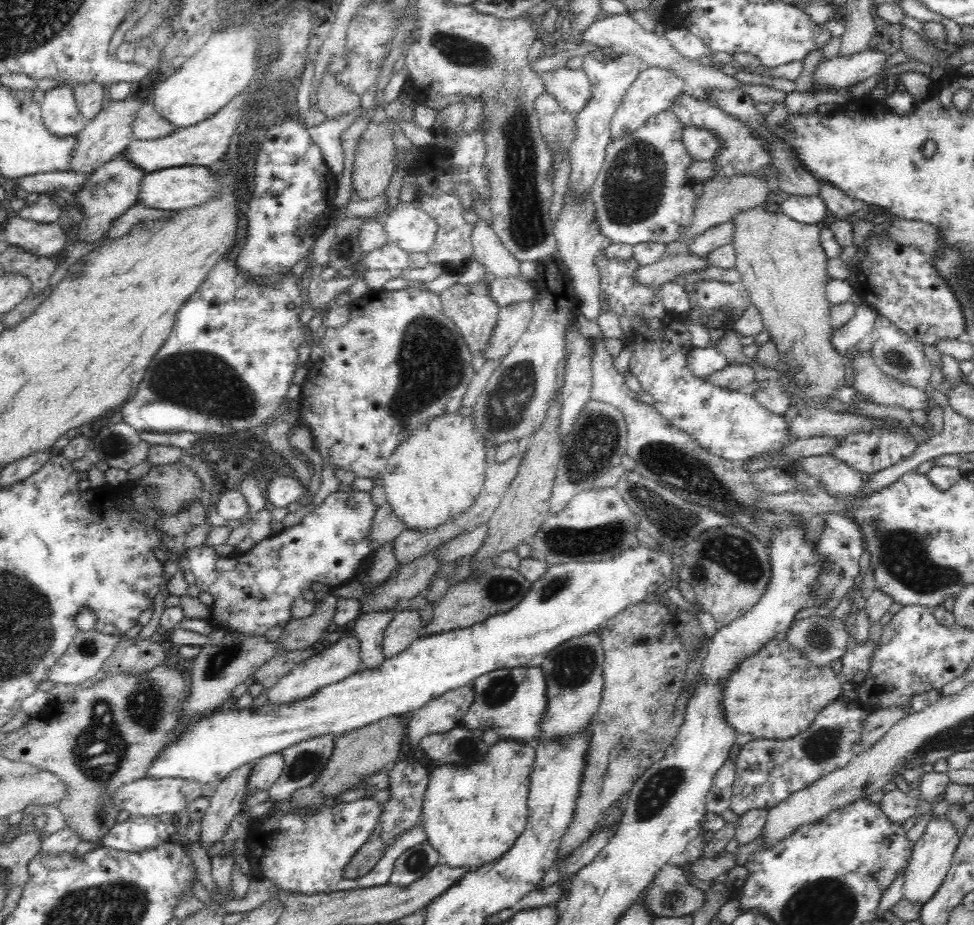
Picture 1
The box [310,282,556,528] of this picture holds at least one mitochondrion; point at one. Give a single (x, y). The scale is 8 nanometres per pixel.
(431, 363)

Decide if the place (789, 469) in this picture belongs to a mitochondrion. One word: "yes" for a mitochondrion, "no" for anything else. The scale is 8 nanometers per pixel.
no

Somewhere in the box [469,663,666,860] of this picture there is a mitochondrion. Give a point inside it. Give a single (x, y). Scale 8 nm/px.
(500, 690)

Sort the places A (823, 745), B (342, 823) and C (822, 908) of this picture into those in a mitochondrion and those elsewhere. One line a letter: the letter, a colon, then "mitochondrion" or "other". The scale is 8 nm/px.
A: mitochondrion
B: other
C: mitochondrion

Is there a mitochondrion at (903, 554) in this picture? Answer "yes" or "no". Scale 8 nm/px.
yes

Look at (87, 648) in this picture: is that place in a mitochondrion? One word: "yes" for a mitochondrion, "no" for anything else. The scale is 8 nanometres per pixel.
yes

